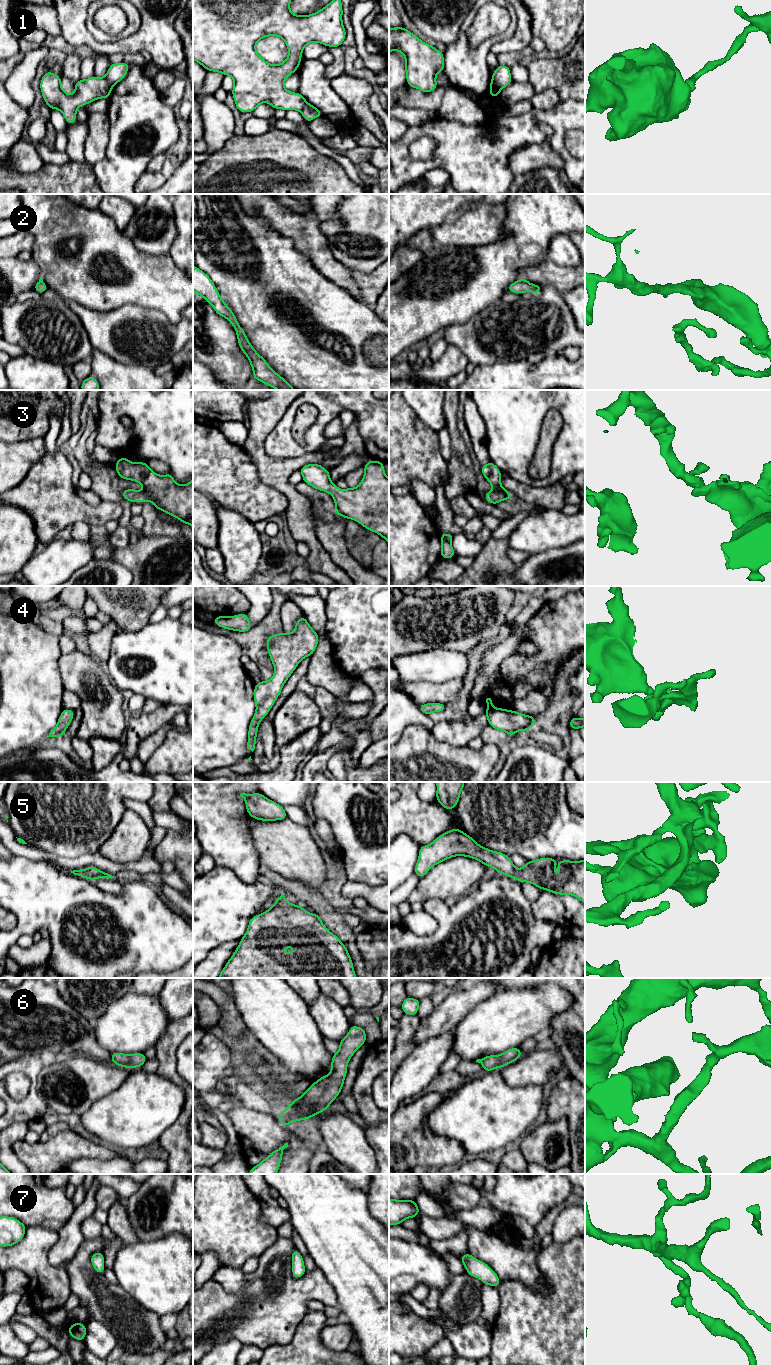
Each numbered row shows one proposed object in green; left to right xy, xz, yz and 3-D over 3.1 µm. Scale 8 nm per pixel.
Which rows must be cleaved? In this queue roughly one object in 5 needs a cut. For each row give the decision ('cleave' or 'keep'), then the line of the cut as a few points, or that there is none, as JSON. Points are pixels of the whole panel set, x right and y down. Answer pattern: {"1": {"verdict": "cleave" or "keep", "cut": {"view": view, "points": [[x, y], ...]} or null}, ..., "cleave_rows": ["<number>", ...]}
{"1": {"verdict": "cleave", "cut": {"view": "yz", "points": [[492, 77], [501, 88]]}}, "2": {"verdict": "keep", "cut": null}, "3": {"verdict": "keep", "cut": null}, "4": {"verdict": "keep", "cut": null}, "5": {"verdict": "keep", "cut": null}, "6": {"verdict": "keep", "cut": null}, "7": {"verdict": "keep", "cut": null}, "cleave_rows": ["1"]}

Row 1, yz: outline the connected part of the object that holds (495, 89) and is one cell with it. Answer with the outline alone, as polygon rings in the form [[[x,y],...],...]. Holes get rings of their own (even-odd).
[[[492,78],[490,82],[490,90],[489,95],[491,97],[497,98],[499,96],[499,93],[501,91],[500,86],[497,84],[497,82]]]

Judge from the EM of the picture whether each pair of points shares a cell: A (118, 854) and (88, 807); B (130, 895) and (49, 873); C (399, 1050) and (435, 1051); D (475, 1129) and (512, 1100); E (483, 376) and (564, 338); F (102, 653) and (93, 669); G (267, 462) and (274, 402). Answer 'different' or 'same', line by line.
A: different
B: same
C: different
D: same
E: different
F: different
G: same

